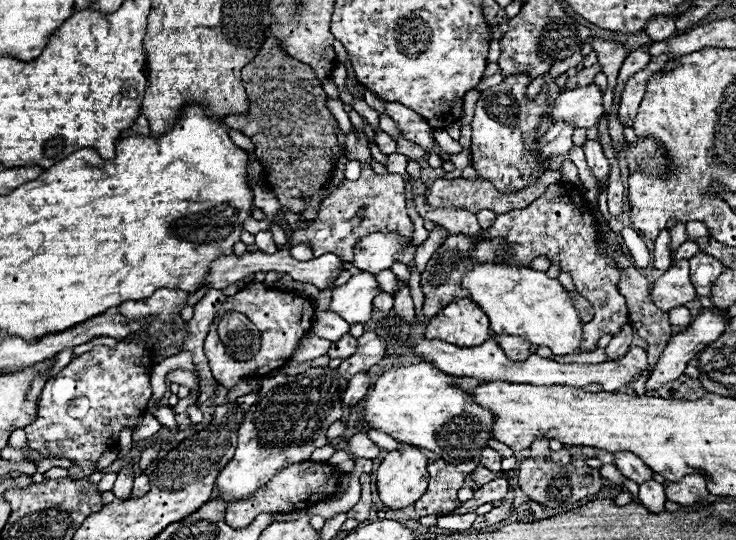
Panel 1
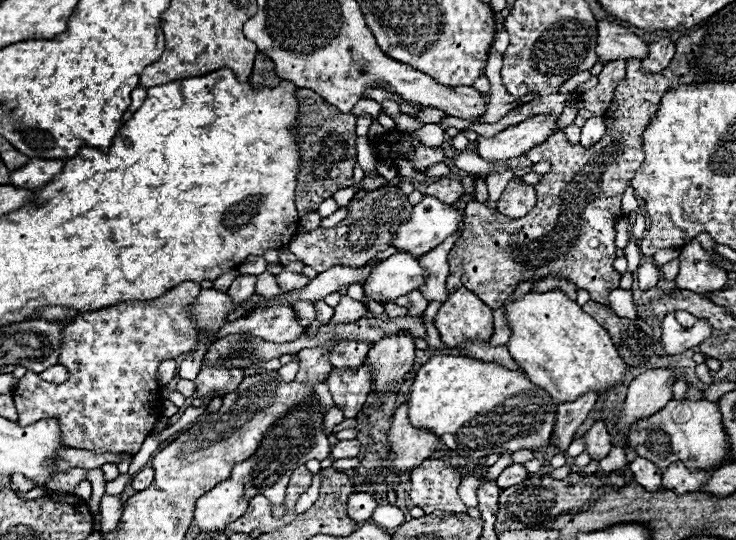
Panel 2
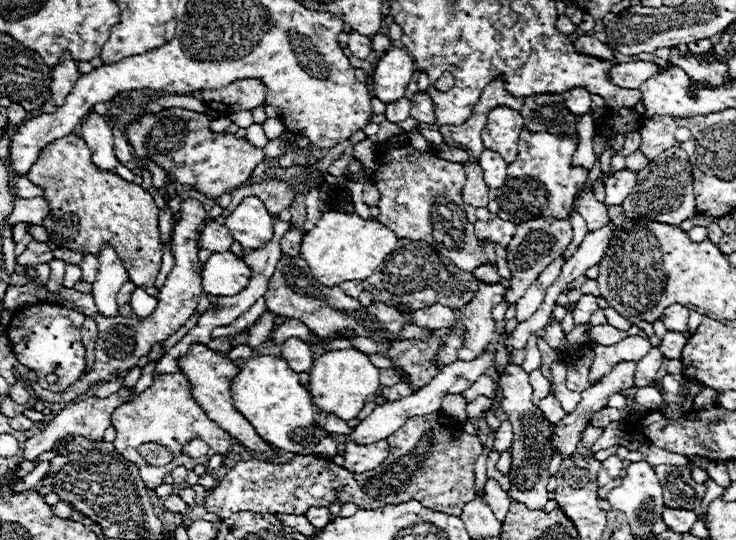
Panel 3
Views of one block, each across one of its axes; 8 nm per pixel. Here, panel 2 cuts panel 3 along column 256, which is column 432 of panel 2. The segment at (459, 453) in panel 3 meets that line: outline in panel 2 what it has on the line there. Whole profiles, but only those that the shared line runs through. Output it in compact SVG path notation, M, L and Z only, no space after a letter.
M426 460L412 472L412 502L426 514L436 510L466 514L466 506L458 496L462 474L456 466L444 460Z

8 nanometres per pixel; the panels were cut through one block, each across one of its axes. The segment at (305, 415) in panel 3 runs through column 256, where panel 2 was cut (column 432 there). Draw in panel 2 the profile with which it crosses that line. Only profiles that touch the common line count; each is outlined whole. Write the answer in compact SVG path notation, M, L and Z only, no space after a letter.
M432 356L414 376L414 382L404 396L408 402L408 420L412 426L434 432L446 448L460 458L486 458L494 452L506 450L544 450L550 442L552 426L556 420L556 400L540 386L532 384L524 372L506 370L494 362L480 362L464 356Z

